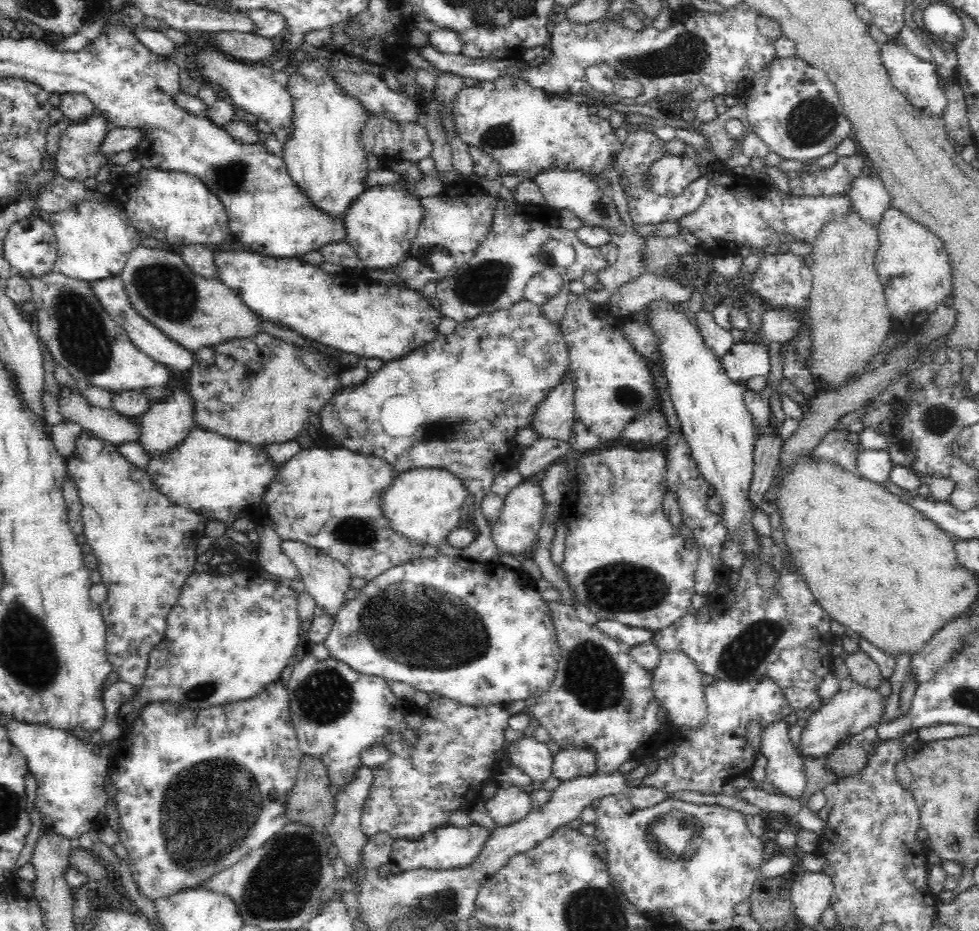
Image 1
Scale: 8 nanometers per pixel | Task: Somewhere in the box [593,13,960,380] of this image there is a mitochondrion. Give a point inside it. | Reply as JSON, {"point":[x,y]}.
{"point":[689,53]}

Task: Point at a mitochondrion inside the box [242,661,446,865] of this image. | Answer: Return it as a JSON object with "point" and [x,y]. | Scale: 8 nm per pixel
{"point":[324,696]}

